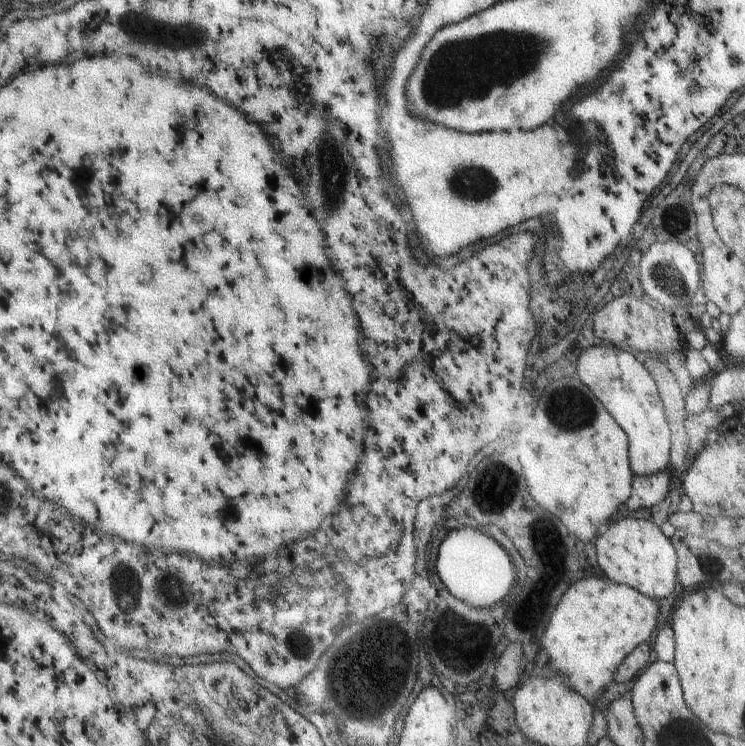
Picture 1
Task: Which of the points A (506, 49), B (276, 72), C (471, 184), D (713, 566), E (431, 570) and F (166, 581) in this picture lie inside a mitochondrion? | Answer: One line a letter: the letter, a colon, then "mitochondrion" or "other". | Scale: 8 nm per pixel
A: mitochondrion
B: other
C: mitochondrion
D: mitochondrion
E: other
F: other

